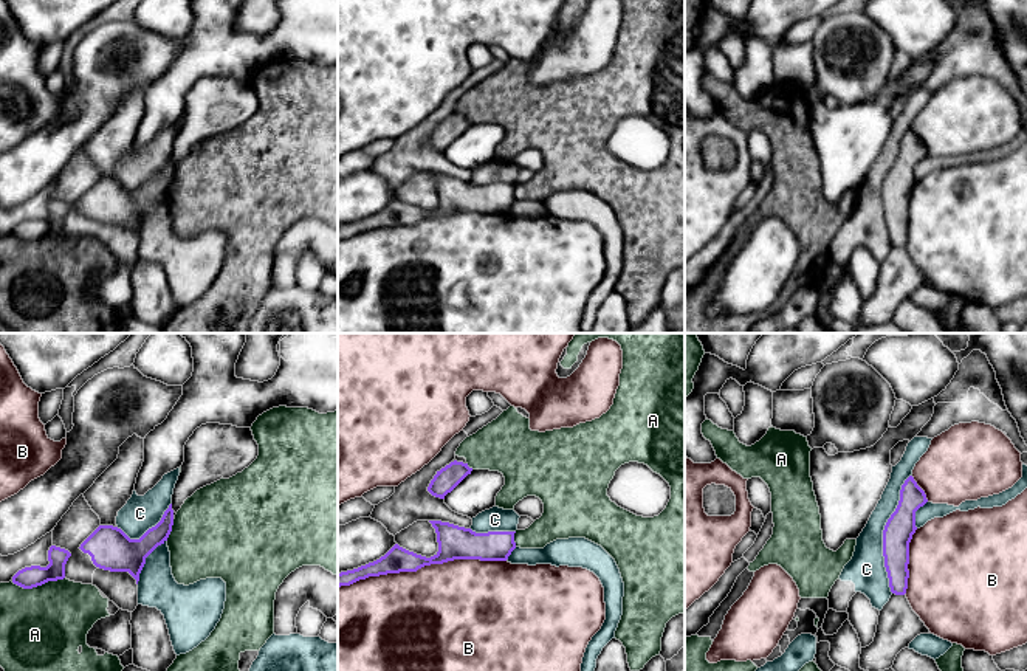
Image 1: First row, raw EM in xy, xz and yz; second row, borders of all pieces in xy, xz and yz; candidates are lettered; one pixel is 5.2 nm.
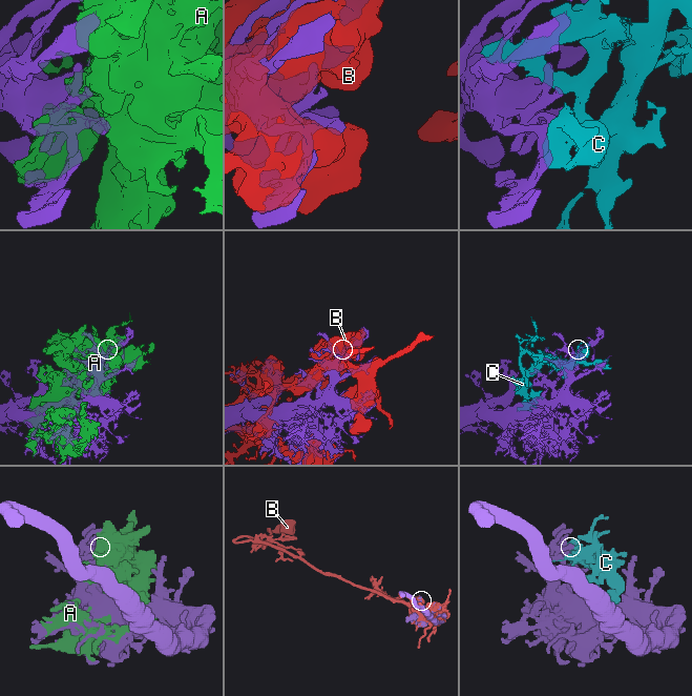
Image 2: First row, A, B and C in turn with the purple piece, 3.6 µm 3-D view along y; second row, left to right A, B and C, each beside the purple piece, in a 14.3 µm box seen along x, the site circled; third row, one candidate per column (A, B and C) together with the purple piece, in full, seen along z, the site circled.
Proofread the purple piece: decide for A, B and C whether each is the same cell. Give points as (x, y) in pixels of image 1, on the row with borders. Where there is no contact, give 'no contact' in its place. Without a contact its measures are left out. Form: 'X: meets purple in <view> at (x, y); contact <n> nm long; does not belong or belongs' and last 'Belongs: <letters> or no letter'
A: meets purple in xy at (37, 584); contact 280 nm long; does not belong
B: meets purple in xz at (422, 566); contact 900 nm long; does not belong
C: meets purple in yz at (883, 533); contact 600 nm long; belongs
Belongs: C

